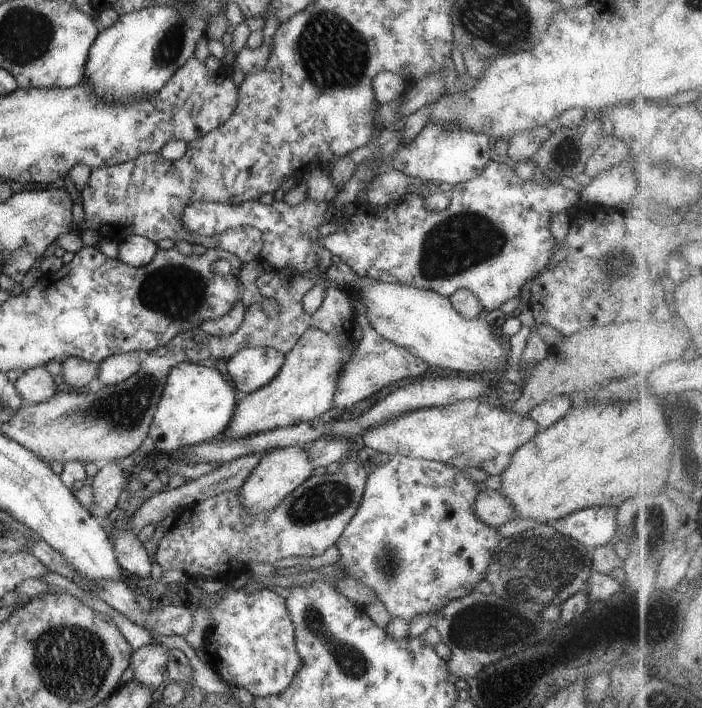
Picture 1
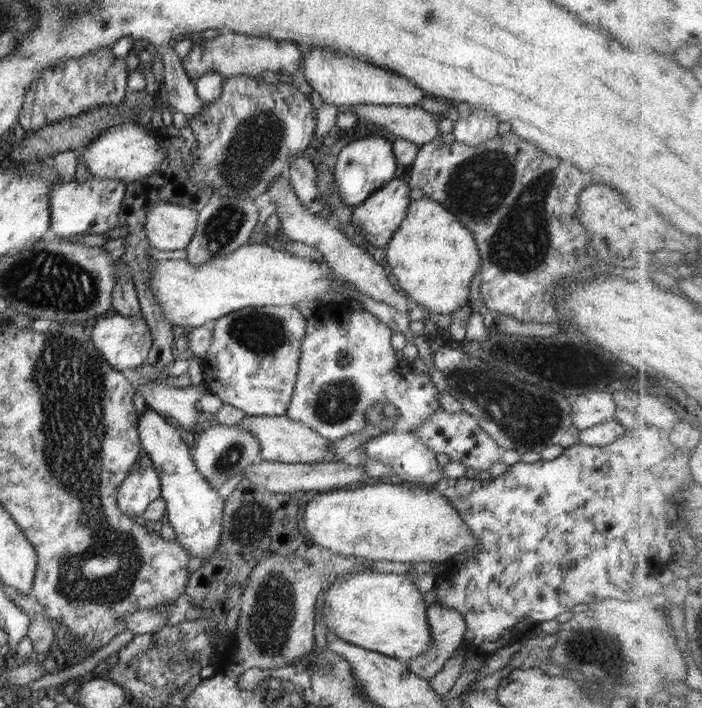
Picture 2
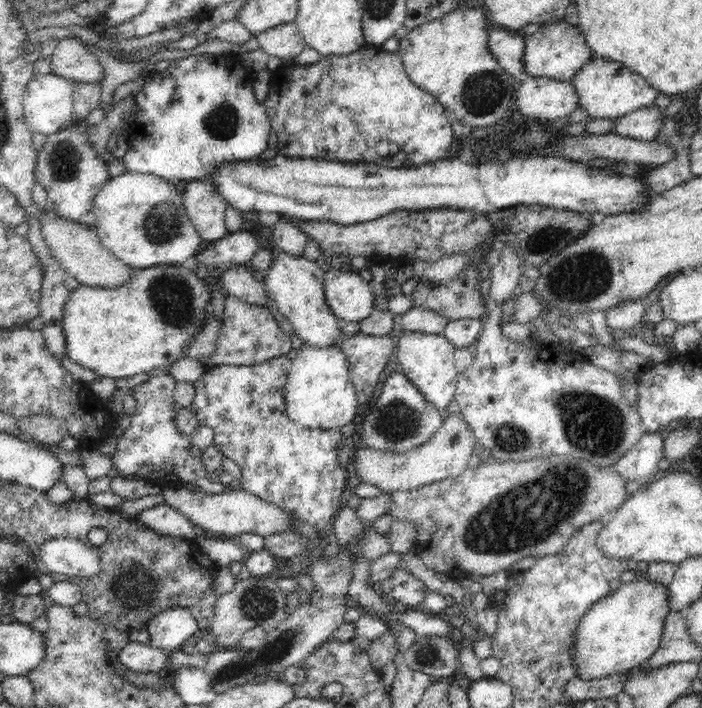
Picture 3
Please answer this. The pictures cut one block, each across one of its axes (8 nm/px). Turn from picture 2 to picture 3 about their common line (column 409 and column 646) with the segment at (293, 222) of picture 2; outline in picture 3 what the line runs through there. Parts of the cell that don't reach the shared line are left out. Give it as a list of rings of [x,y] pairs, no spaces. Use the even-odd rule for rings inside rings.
[[[648,298],[625,300],[606,311],[606,323],[615,334],[621,334],[642,322],[648,307]]]

